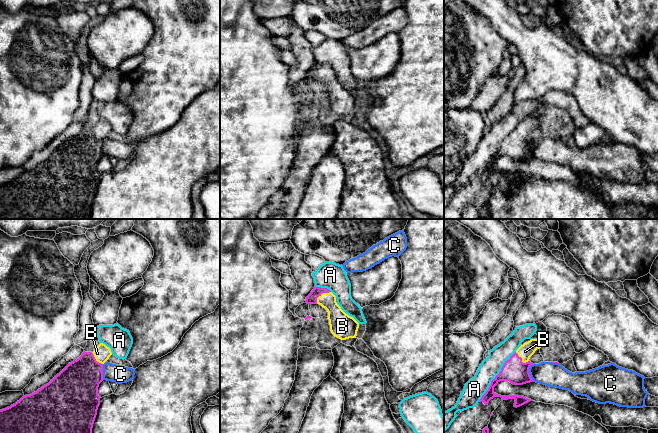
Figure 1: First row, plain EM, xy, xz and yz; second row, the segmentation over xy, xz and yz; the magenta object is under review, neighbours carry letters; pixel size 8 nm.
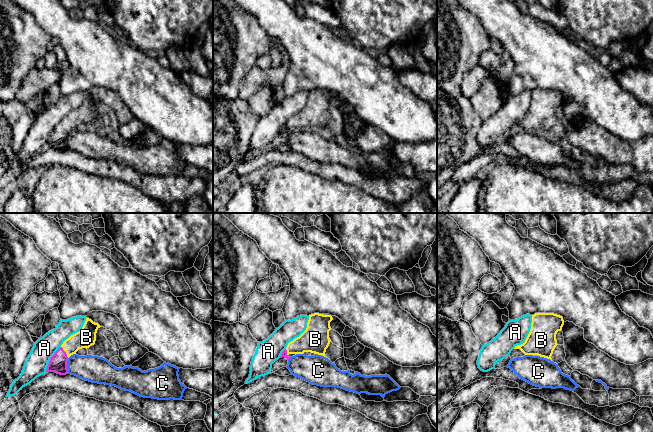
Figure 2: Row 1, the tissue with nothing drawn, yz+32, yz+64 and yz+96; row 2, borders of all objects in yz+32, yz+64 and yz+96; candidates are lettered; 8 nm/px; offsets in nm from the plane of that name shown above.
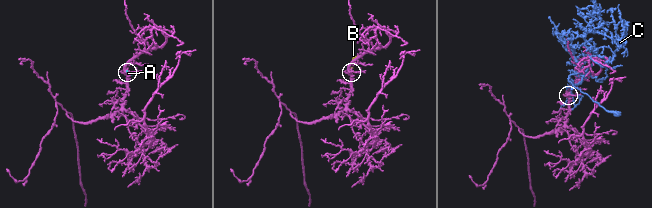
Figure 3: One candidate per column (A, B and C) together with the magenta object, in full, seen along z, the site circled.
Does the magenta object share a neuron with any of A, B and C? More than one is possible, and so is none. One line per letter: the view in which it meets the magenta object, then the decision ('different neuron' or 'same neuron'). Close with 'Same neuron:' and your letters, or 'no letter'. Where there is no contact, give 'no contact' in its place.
A: contact in yz; different neuron
B: contact in xz; same neuron
C: contact in yz; different neuron
Same neuron: B

